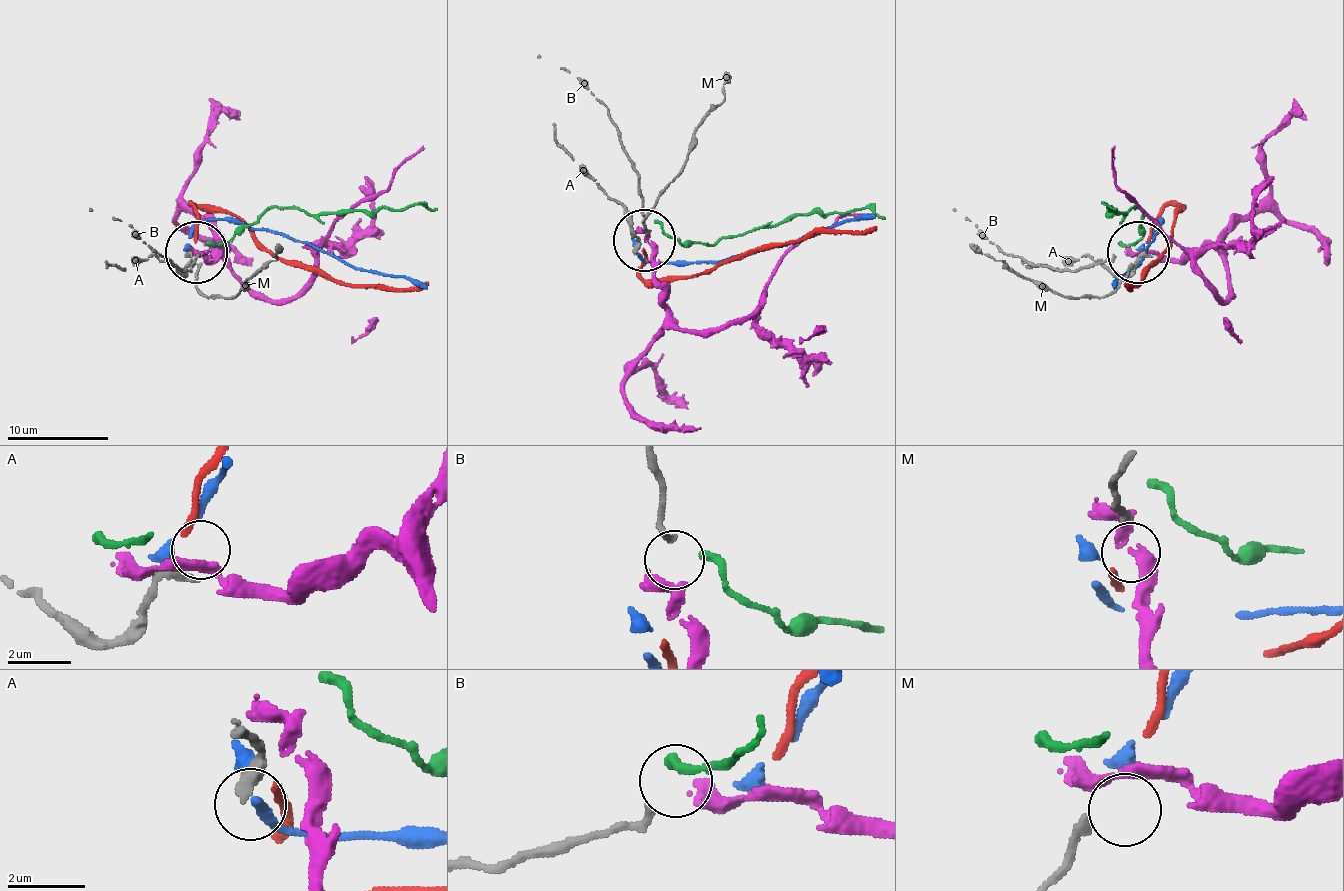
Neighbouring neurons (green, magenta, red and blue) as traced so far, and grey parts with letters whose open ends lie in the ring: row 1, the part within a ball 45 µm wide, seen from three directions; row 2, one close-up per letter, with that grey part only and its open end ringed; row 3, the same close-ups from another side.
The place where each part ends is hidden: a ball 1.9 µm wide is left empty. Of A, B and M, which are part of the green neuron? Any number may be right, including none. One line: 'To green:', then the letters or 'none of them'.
To green: B

